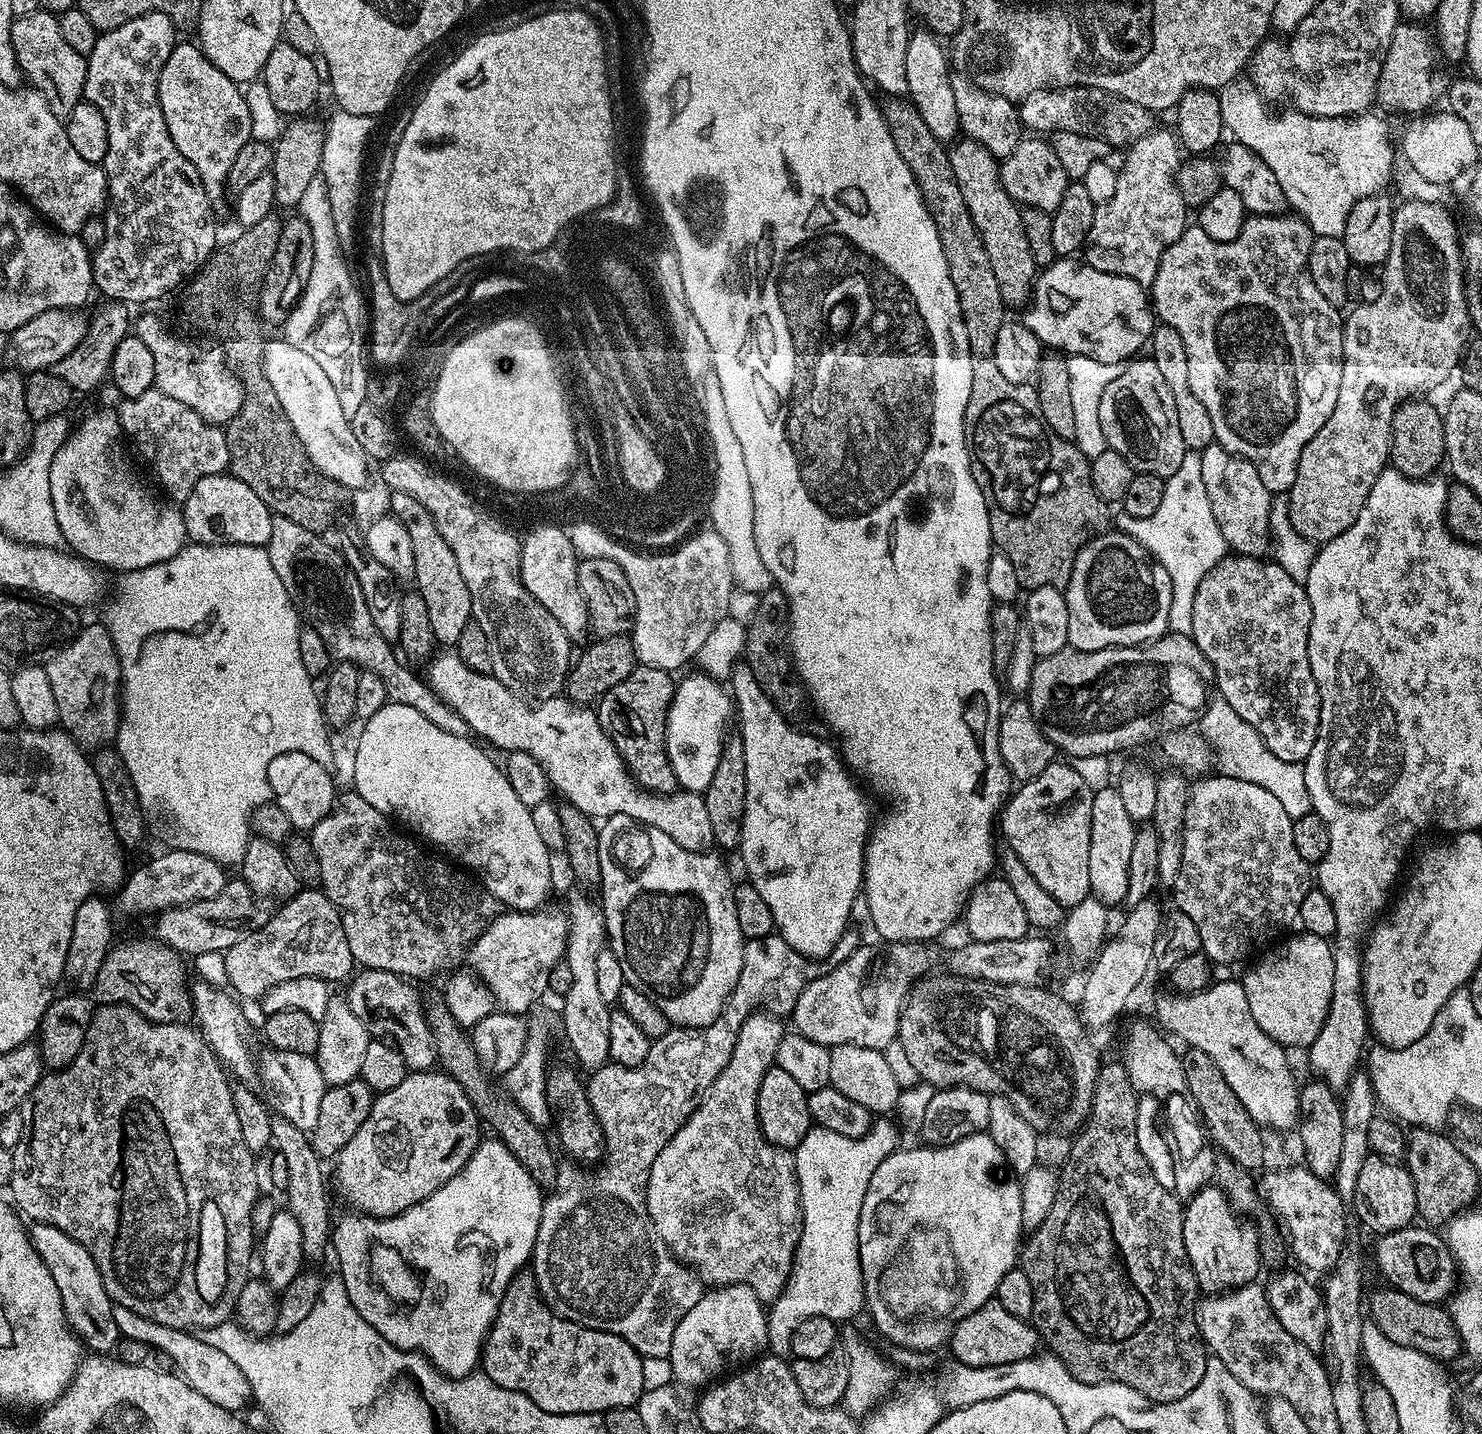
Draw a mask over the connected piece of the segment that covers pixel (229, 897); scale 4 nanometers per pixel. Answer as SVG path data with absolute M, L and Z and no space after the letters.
M229 879L224 888L218 894L214 894L214 898L190 902L159 913L154 920L155 939L170 946L184 958L208 956L211 952L227 952L230 946L234 946L234 942L266 926L266 922L270 922L272 917L273 905L267 899L256 896L244 879L235 879Z

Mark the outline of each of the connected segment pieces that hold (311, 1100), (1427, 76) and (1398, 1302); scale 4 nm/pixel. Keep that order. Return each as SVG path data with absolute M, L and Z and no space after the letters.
M268 1048L259 1055L259 1083L262 1084L263 1097L269 1109L276 1115L293 1122L299 1129L310 1132L318 1124L319 1107L328 1087L322 1078L321 1068L317 1066L315 1057L297 1054L293 1051L280 1051Z
M1401 22L1396 25L1390 50L1380 71L1380 81L1376 87L1376 100L1392 112L1420 114L1431 109L1436 100L1436 58L1437 42L1433 33L1424 29L1420 22Z
M1391 1286L1383 1287L1369 1300L1367 1297L1366 1312L1371 1323L1376 1324L1378 1330L1390 1338L1390 1342L1398 1342L1398 1346L1410 1346L1410 1350L1418 1350L1437 1362L1444 1362L1455 1348L1457 1351L1458 1333L1452 1327L1449 1313L1445 1309L1443 1312L1443 1307L1418 1302L1418 1298L1410 1298L1410 1294L1402 1294Z

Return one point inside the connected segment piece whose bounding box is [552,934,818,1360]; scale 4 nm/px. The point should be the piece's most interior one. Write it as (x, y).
(615, 1262)

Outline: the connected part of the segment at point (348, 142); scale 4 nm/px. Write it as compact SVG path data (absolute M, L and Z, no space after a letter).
M336 110L333 111L333 115L331 116L330 120L326 122L325 127L325 135L324 135L324 142L323 142L323 152L322 152L322 162L320 163L320 175L323 178L323 181L326 182L326 190L330 197L330 206L331 206L331 214L333 215L334 219L334 228L336 231L338 231L338 238L339 238L339 244L342 246L342 248L348 252L352 250L352 246L354 244L353 236L354 236L354 212L358 208L358 202L359 200L362 200L362 194L360 198L360 184L362 182L362 166L364 164L364 154L366 152L366 142L374 128L374 124L376 124L375 119L368 115L356 115L356 114L350 114L348 111L342 111L342 110Z

